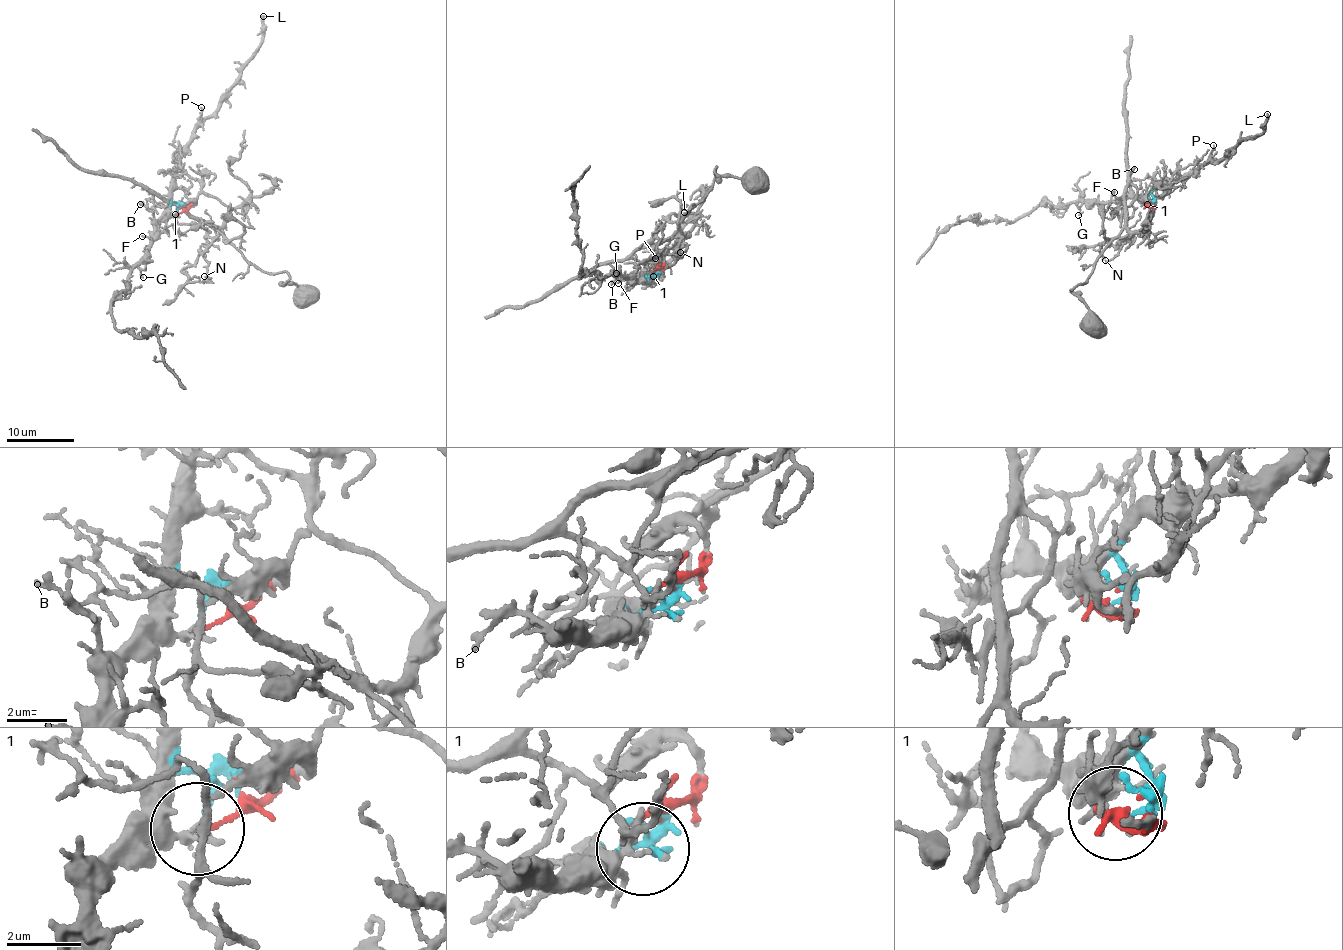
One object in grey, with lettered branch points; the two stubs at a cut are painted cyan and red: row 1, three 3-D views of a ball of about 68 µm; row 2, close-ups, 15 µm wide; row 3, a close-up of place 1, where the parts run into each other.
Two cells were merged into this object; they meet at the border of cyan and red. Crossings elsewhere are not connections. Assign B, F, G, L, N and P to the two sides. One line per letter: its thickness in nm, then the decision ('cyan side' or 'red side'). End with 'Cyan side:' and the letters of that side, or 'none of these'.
B: 190 nm | cyan side
F: 100 nm | cyan side
G: 120 nm | cyan side
L: 240 nm | cyan side
N: 90 nm | red side
P: 130 nm | cyan side
Cyan side: B, F, G, L, P

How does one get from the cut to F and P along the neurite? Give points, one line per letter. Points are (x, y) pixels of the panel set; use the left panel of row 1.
F: (182, 205), (174, 216), (156, 222), (152, 240), (142, 236)
P: (182, 205), (175, 204), (169, 194), (177, 155), (191, 137), (201, 107)

